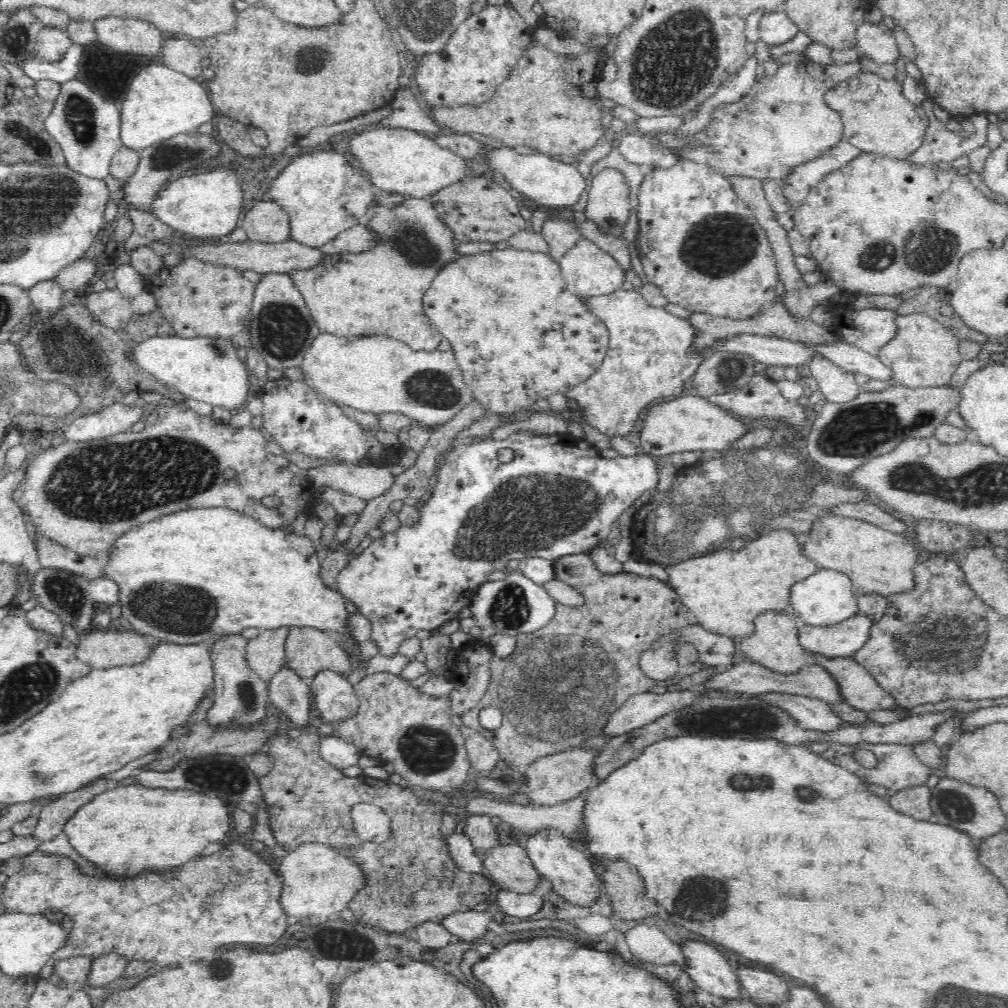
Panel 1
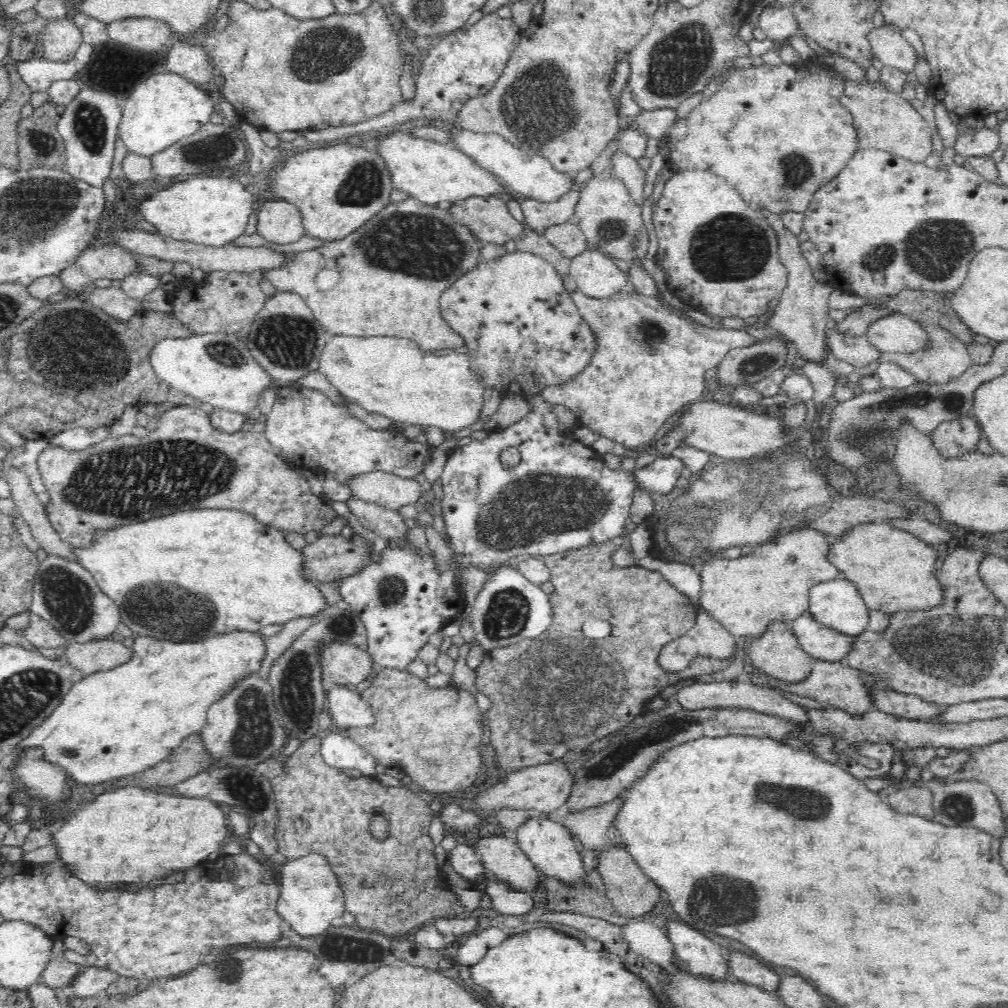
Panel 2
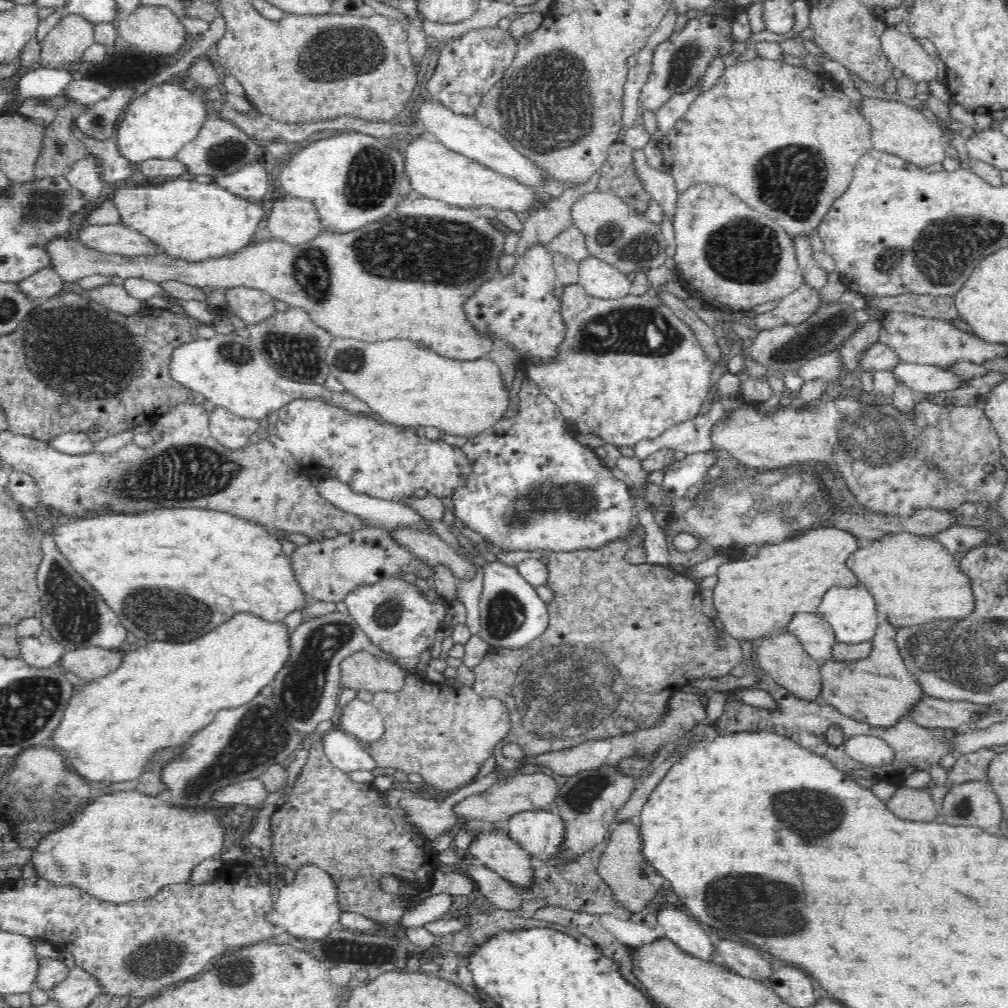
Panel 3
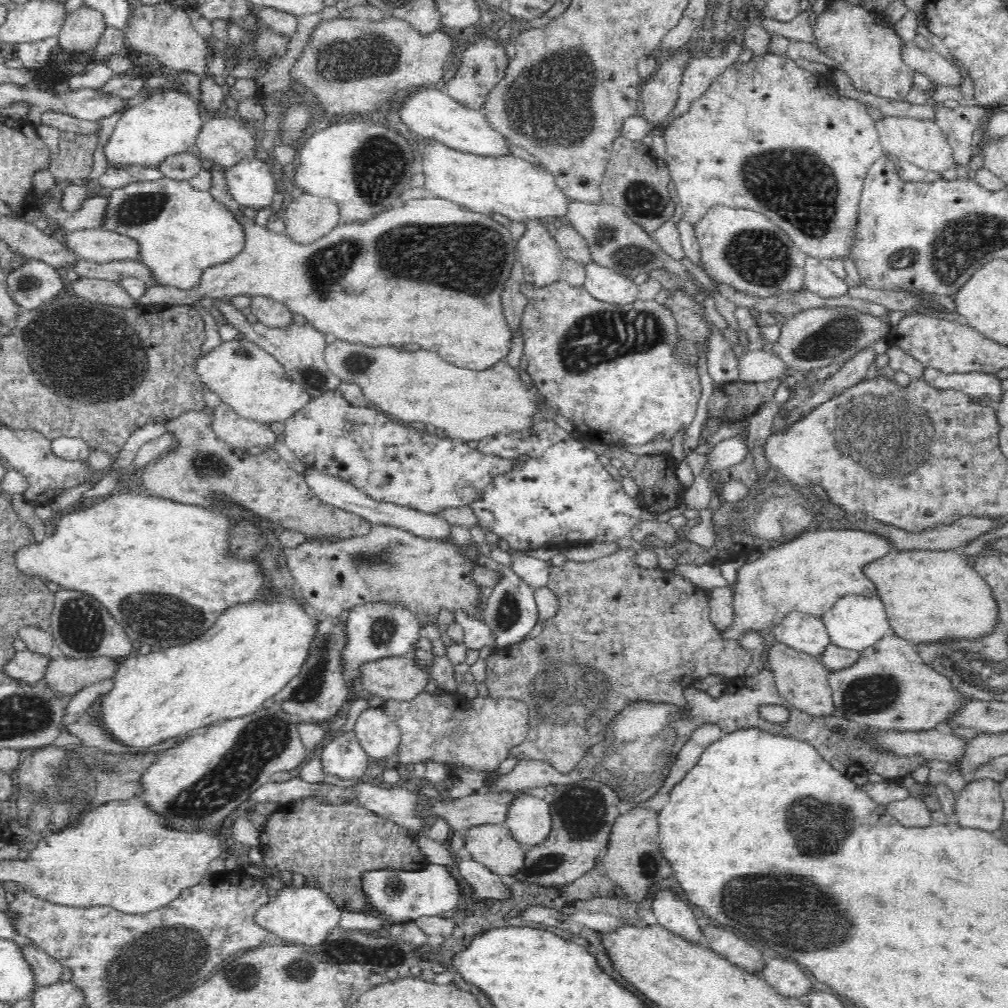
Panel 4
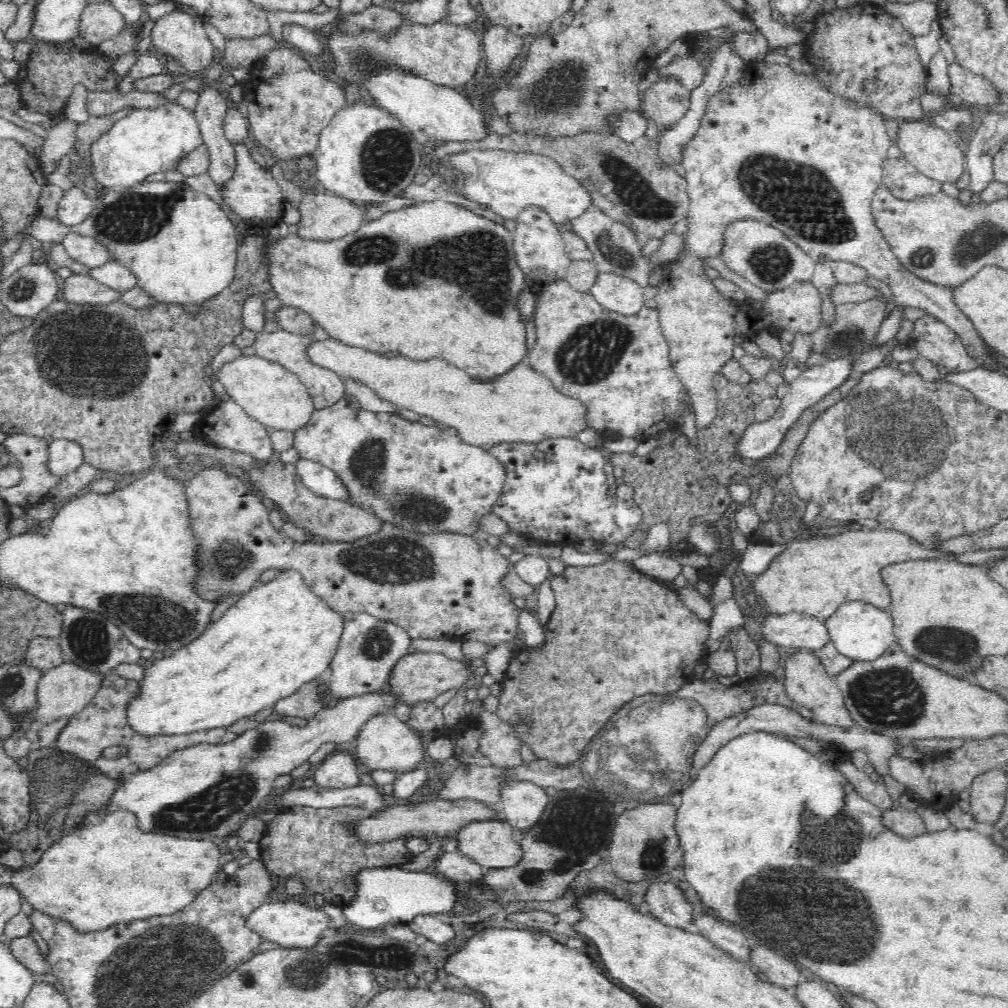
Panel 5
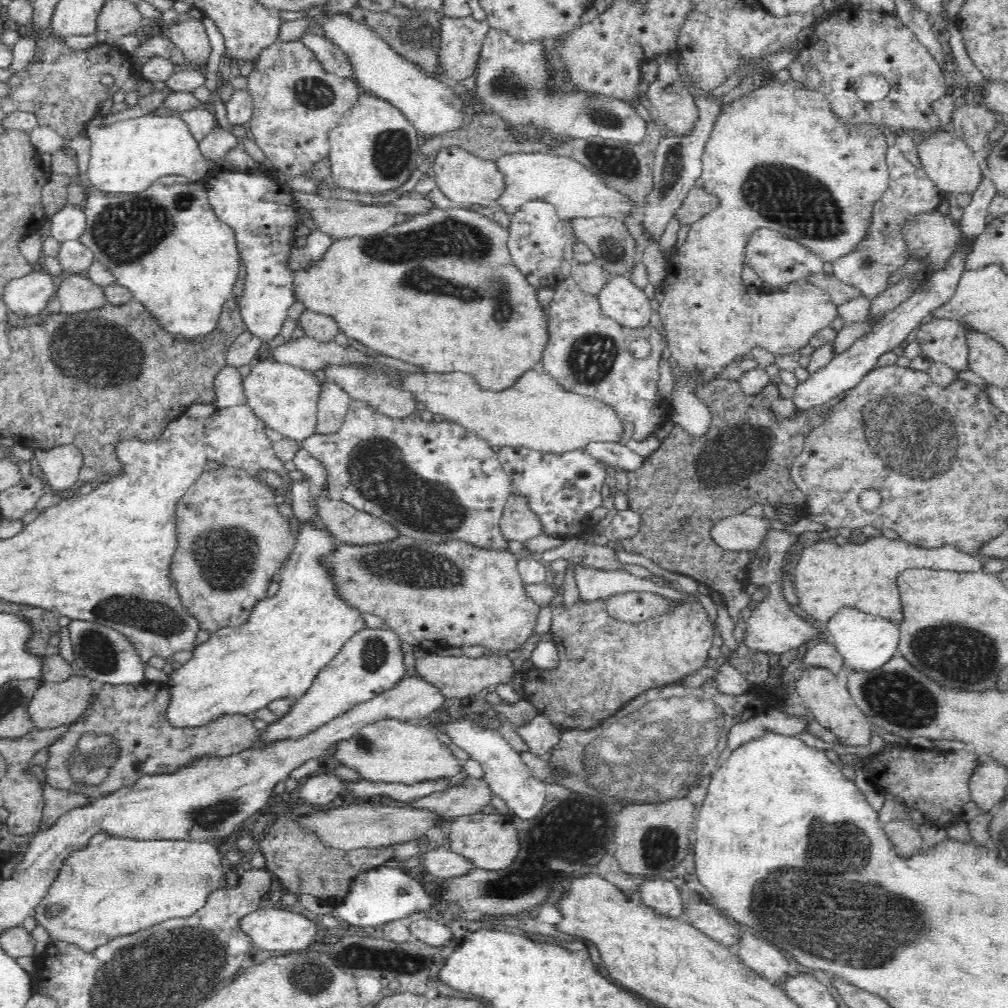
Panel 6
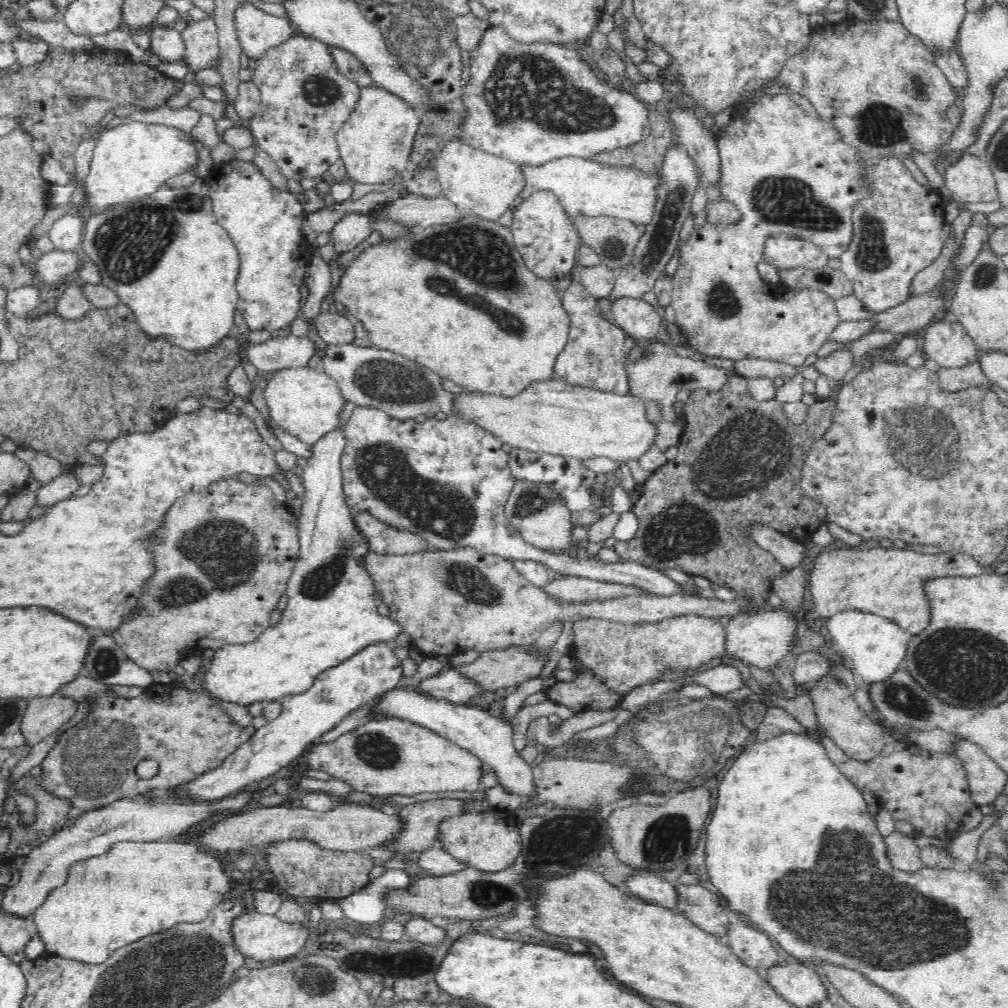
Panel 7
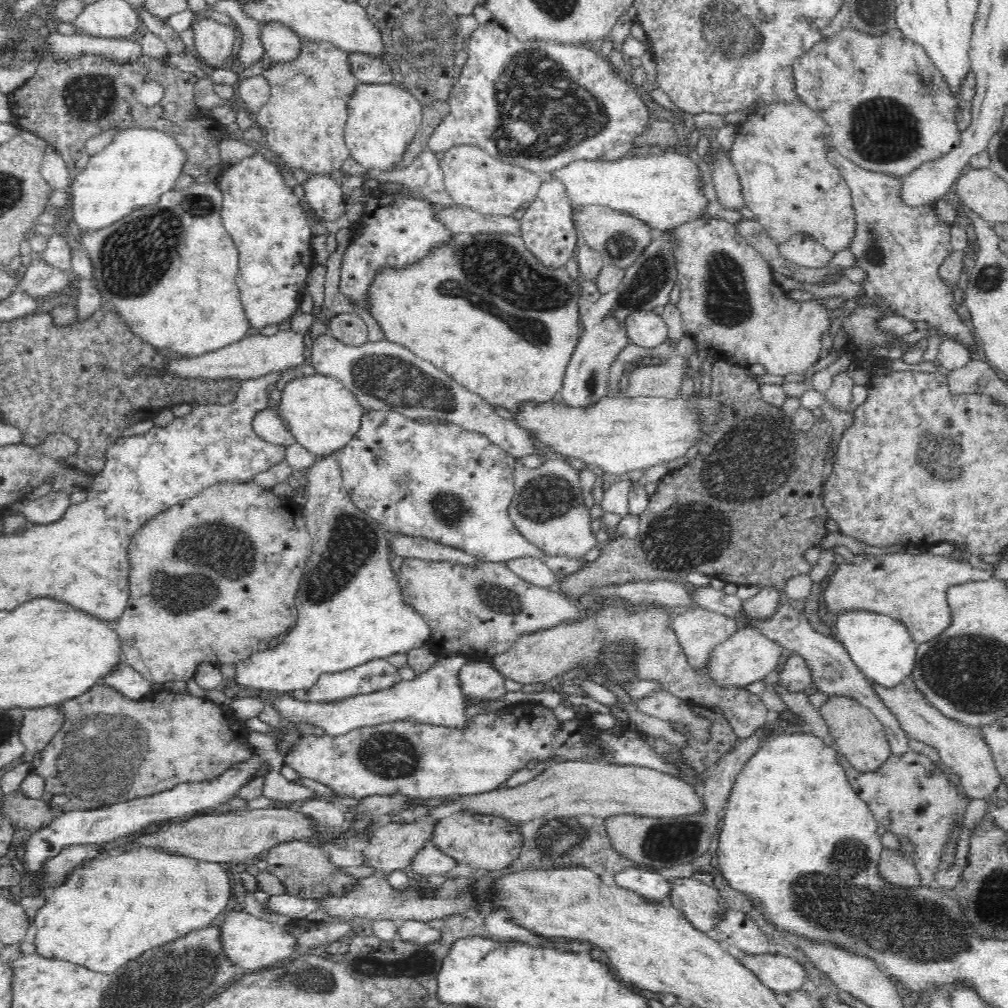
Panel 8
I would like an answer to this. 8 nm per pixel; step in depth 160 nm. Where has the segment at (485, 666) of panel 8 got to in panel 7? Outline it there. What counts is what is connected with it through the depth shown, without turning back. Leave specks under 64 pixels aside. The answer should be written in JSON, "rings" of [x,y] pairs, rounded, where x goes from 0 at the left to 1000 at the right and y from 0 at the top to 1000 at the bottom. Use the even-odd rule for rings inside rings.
{"rings":[[[447,664],[417,675],[412,683],[421,690],[431,694],[441,694],[446,698],[464,698],[466,692],[472,692],[481,688]]]}

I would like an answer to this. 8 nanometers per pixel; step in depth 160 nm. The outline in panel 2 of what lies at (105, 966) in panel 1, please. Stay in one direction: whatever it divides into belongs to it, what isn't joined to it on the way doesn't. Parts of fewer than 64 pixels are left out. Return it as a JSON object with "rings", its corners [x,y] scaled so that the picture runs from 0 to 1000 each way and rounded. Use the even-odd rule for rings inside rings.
{"rings":[[[84,957],[82,963],[73,970],[70,981],[79,989],[99,989],[118,966],[113,961]]]}

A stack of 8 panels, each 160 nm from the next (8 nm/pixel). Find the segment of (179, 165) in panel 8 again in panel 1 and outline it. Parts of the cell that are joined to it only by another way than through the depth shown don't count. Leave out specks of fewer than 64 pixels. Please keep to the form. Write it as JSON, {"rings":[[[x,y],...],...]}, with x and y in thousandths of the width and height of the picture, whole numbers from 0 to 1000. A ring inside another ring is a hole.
{"rings":[[[149,62],[133,75],[121,101],[120,141],[131,149],[140,150],[168,137],[191,132],[199,123],[212,119],[212,107],[196,77],[174,71],[159,62]]]}

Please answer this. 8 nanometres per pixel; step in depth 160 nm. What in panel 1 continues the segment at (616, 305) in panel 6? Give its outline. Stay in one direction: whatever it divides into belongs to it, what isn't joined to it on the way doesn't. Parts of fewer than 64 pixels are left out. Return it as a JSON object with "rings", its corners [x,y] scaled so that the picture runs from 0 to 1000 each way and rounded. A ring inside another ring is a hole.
{"rings":[[[577,234],[552,259],[555,261],[564,290],[574,296],[605,292],[615,287],[620,279],[620,269],[617,263],[605,254],[605,251]]]}

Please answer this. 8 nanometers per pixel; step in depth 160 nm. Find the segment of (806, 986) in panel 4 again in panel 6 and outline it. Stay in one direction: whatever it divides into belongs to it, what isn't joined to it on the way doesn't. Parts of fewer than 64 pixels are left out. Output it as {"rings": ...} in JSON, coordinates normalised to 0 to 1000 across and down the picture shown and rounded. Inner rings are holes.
{"rings":[[[736,926],[734,932],[729,942],[740,958],[769,975],[777,974],[783,968],[784,956],[772,940],[744,926]]]}

